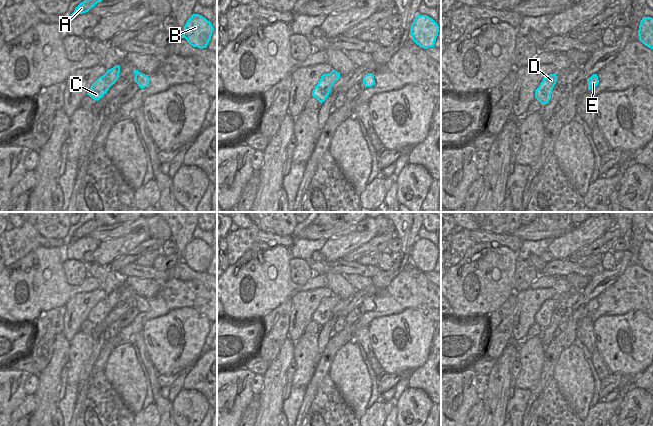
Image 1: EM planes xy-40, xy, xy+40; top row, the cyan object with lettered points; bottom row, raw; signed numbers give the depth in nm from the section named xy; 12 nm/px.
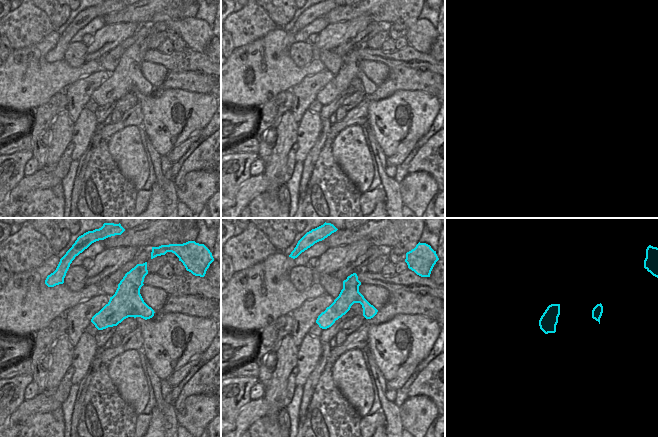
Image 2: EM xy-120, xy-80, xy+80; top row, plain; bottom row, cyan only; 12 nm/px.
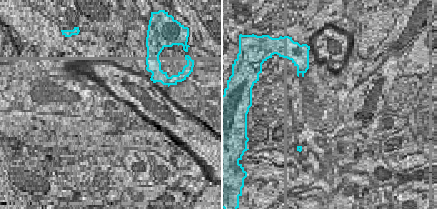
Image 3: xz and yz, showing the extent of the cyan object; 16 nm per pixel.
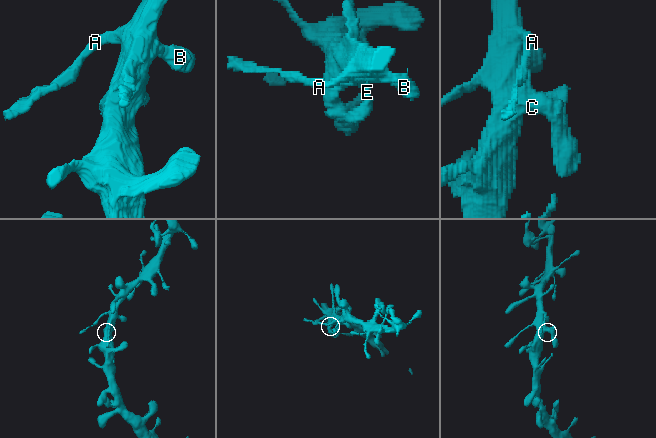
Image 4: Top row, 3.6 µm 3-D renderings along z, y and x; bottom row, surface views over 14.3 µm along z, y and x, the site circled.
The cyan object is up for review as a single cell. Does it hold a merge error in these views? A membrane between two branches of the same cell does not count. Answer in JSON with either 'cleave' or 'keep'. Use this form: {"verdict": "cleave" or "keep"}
{"verdict": "keep"}

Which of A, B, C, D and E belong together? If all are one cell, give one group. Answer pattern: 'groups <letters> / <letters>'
groups A B C D E

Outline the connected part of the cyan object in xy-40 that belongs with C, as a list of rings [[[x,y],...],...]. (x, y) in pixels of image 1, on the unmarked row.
[[[116,289],[113,292],[107,294],[107,296],[99,301],[90,311],[87,319],[92,323],[98,325],[107,317],[109,312],[115,308],[119,302],[120,290]]]

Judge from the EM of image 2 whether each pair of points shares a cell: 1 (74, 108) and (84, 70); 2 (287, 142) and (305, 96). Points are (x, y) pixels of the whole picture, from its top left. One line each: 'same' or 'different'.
1: different
2: different

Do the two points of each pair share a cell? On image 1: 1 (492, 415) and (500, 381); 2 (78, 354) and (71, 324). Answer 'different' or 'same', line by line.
1: same
2: different

